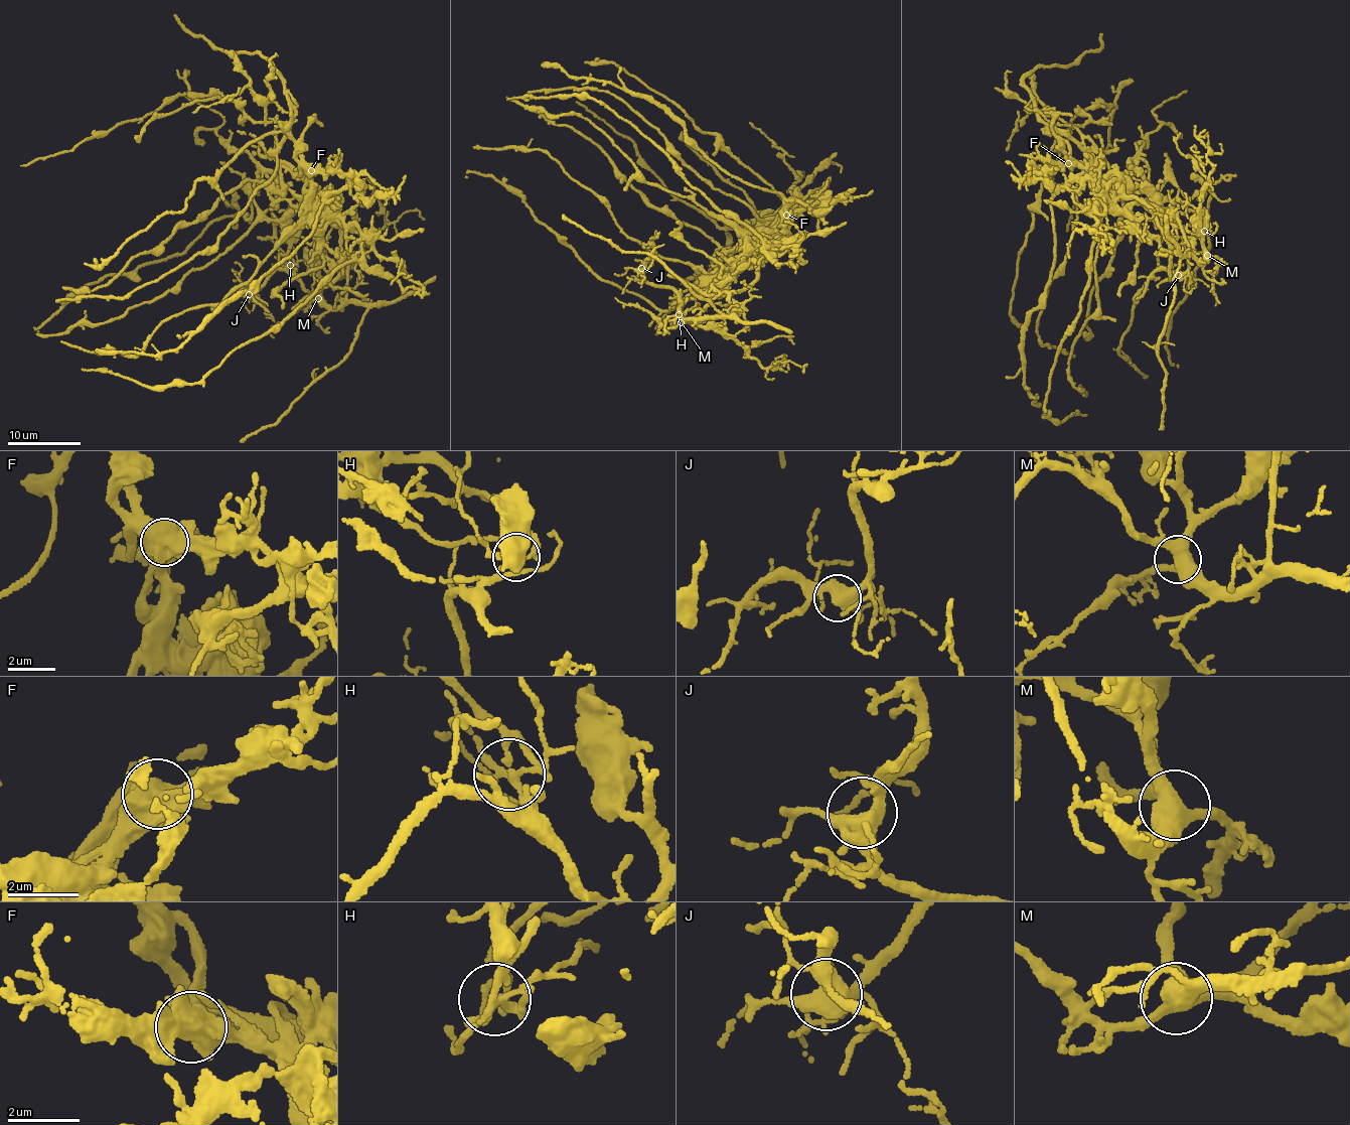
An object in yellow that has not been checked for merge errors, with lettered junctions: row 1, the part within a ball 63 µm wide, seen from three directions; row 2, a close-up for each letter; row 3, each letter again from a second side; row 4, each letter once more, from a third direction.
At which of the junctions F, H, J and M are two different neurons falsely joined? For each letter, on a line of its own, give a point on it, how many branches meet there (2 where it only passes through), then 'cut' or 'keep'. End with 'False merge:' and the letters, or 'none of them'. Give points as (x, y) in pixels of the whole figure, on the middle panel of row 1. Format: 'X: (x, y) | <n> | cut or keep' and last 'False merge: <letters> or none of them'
F: (786, 215) | 4 | cut
H: (679, 314) | 5 | cut
J: (641, 268) | 4 | keep
M: (681, 322) | 4 | keep
False merge: F, H

